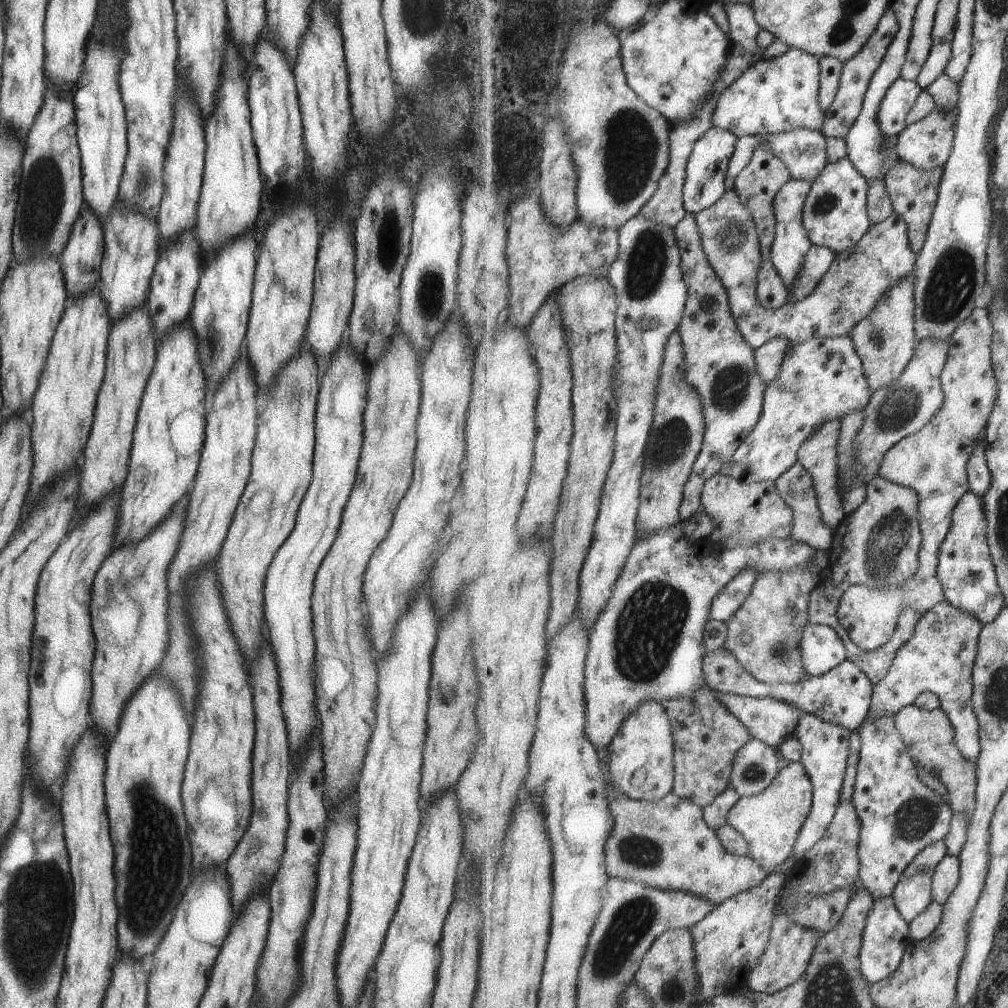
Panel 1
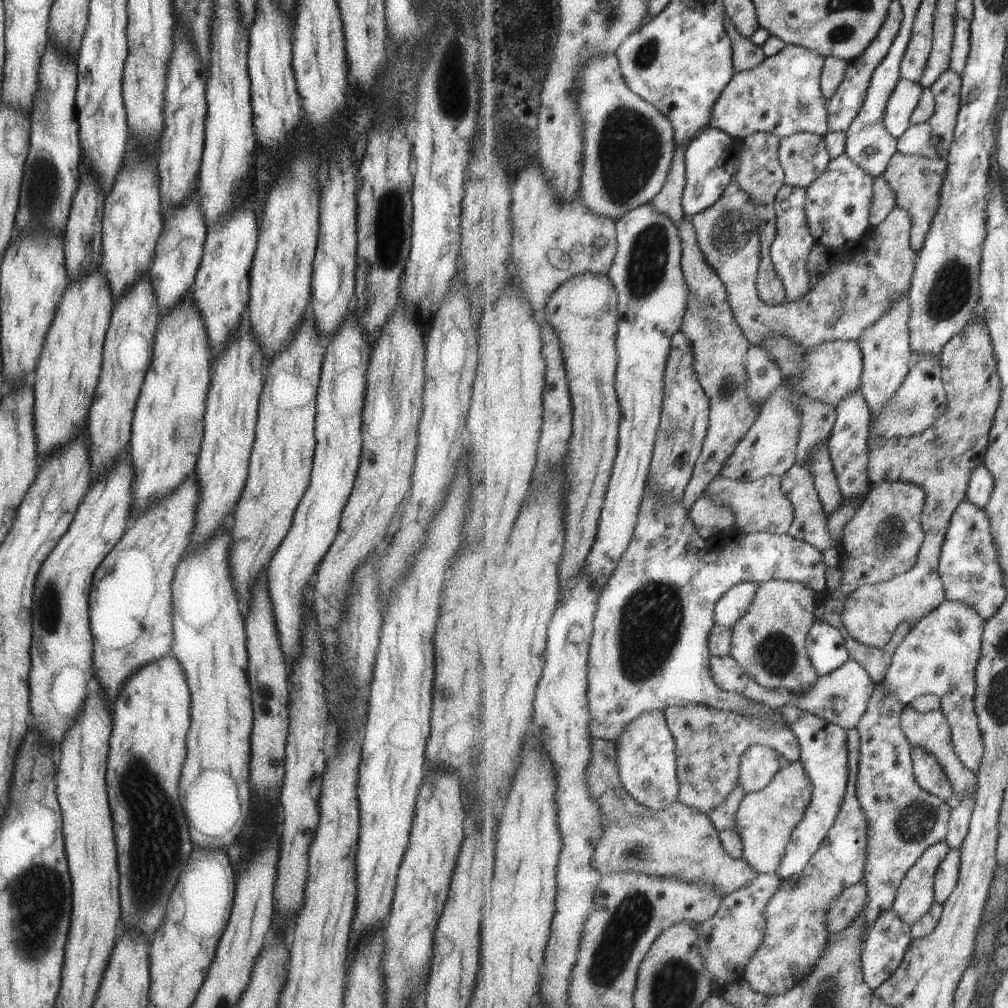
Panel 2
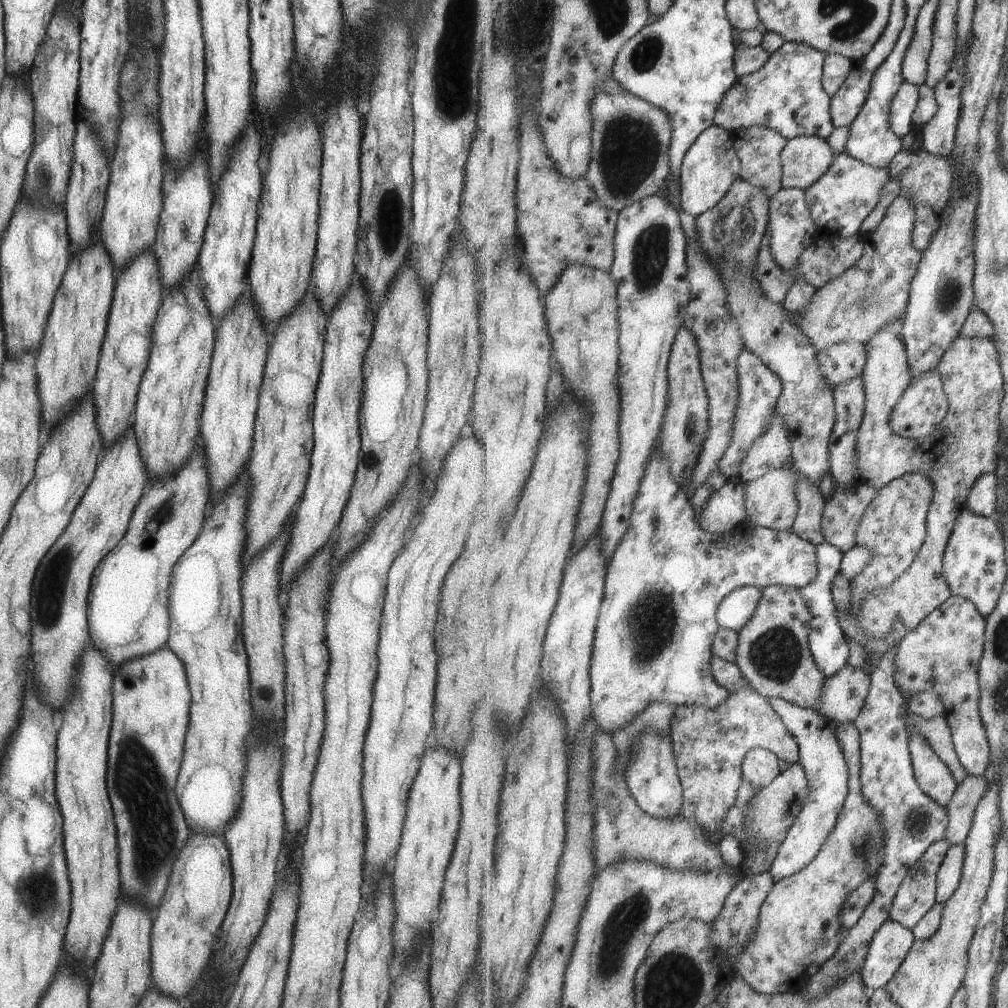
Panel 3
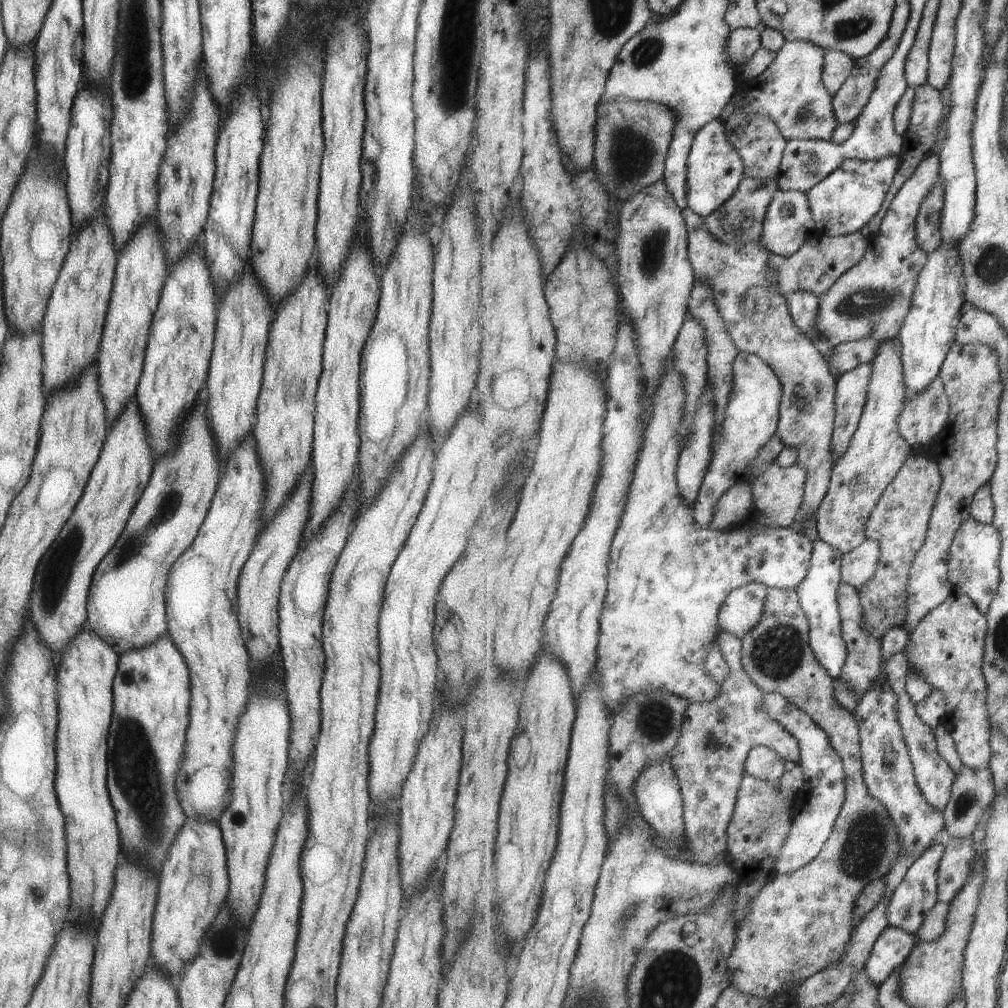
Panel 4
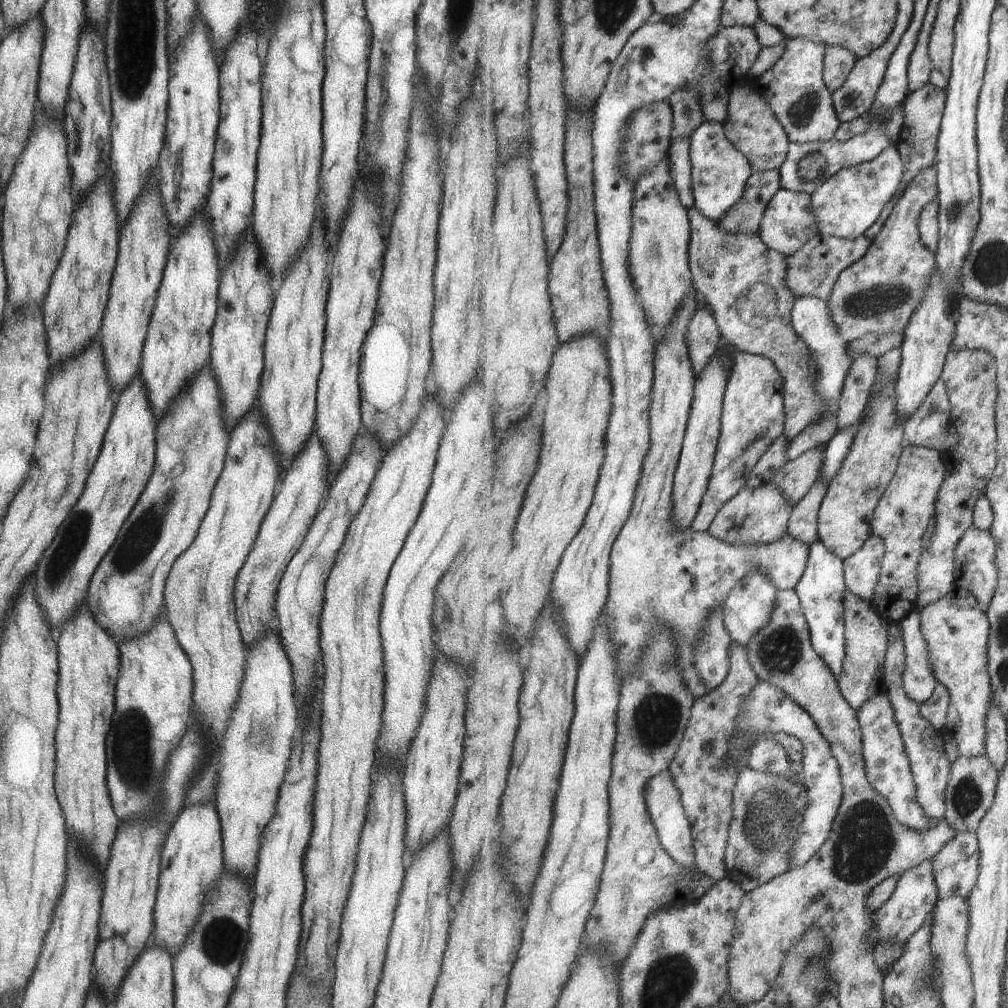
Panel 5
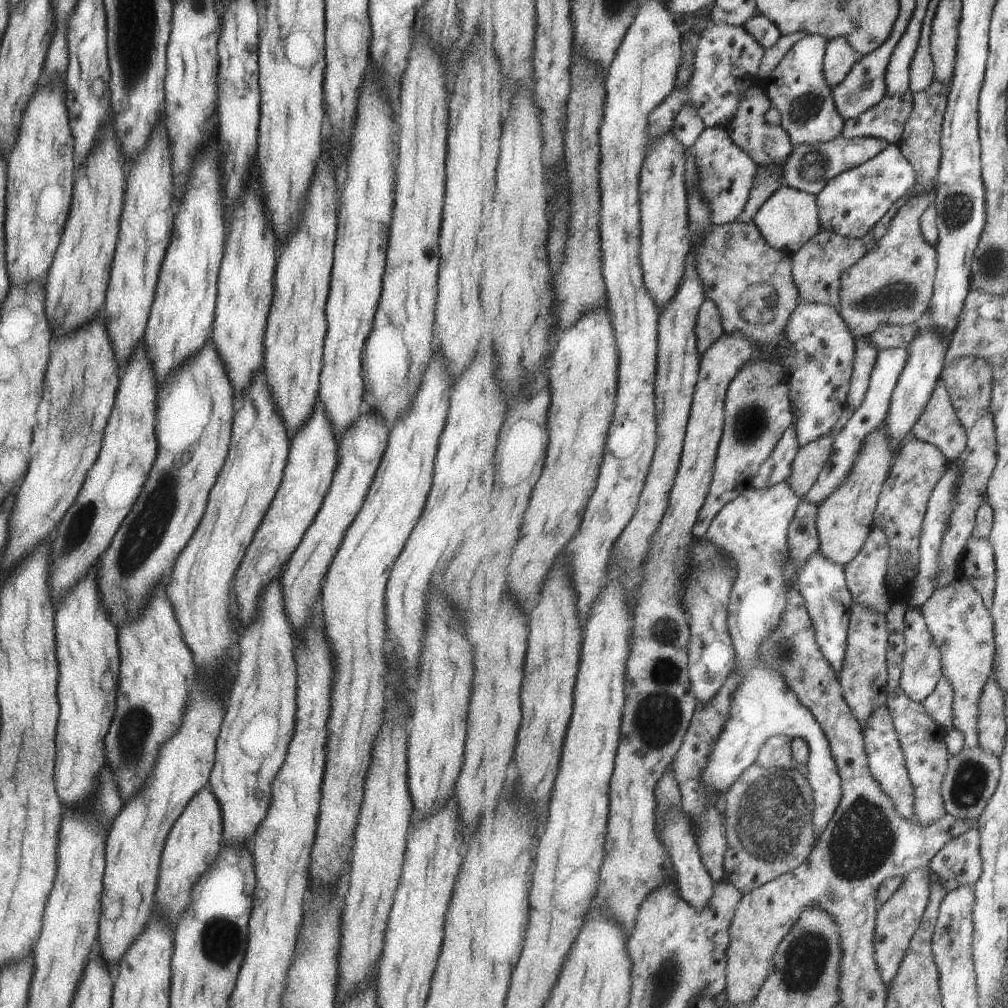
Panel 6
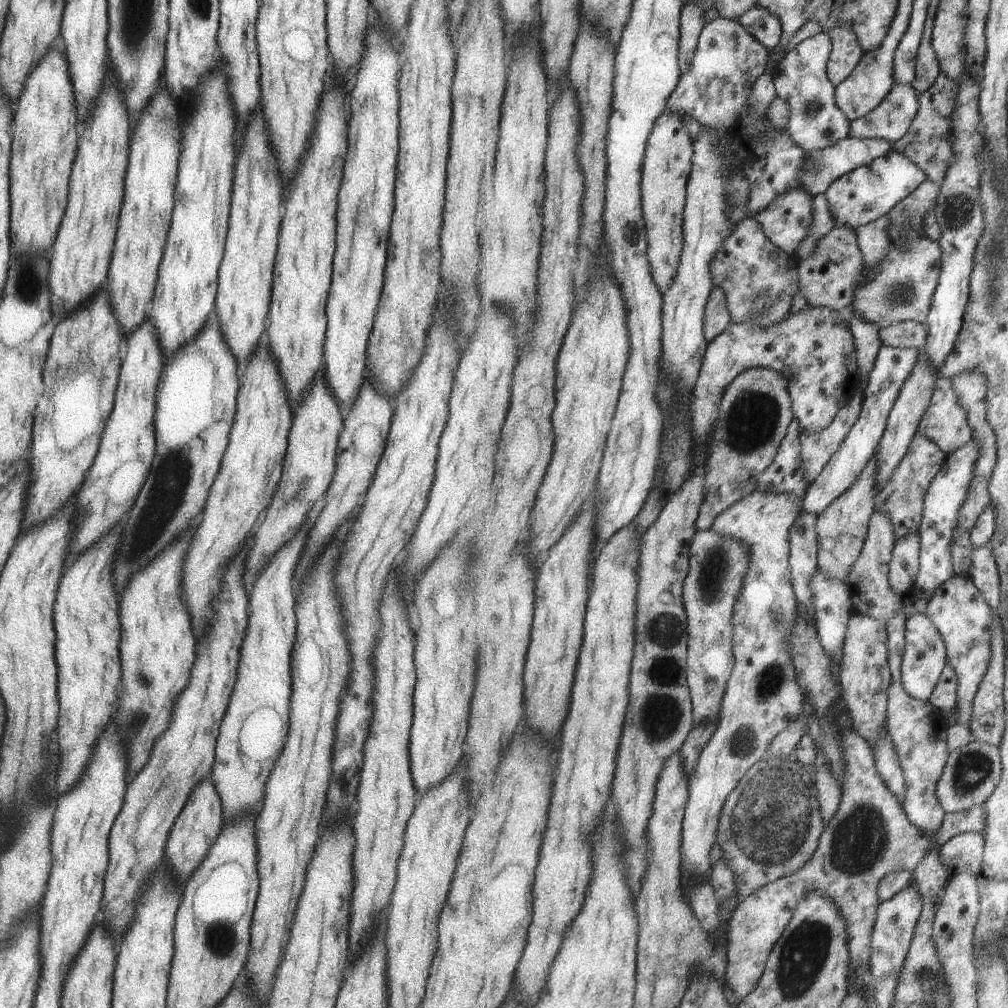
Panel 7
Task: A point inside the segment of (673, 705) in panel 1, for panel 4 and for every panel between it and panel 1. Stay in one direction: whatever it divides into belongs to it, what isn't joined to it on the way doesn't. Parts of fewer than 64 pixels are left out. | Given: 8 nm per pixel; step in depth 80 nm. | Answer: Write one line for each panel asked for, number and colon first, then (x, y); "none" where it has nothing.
2: (710, 743)
3: (710, 744)
4: (709, 759)

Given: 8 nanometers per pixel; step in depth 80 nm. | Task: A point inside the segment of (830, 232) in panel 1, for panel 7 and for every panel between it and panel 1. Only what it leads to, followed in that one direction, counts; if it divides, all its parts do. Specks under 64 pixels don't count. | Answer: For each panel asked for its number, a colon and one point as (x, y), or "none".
2: (838, 203)
3: (840, 201)
4: (843, 203)
5: (846, 205)
6: (851, 204)
7: (862, 197)

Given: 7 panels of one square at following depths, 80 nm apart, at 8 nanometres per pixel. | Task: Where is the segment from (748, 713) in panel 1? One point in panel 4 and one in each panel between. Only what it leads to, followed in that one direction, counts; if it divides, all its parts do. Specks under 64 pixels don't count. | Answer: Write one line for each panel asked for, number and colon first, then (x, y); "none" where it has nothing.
2: (650, 649)
3: (665, 582)
4: (668, 579)

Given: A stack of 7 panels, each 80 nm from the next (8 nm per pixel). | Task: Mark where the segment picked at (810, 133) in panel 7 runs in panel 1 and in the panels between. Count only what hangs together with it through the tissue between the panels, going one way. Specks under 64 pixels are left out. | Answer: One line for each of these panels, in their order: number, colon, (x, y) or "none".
1: (778, 95)
2: (783, 95)
3: (787, 95)
4: (791, 92)
5: (794, 88)
6: (798, 88)

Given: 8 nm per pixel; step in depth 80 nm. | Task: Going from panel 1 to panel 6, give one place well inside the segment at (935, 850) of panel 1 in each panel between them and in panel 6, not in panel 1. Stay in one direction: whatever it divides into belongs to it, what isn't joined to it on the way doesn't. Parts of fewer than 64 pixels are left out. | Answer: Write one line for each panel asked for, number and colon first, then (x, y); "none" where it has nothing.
2: (916, 895)
3: (917, 896)
4: (915, 898)
5: (913, 903)
6: (898, 919)

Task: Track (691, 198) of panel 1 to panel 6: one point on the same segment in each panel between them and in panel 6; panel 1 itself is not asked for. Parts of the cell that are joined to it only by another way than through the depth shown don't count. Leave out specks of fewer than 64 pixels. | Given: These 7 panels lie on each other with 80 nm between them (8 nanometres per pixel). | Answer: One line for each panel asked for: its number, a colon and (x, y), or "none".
2: (710, 169)
3: (711, 166)
4: (715, 169)
5: (721, 171)
6: (727, 173)

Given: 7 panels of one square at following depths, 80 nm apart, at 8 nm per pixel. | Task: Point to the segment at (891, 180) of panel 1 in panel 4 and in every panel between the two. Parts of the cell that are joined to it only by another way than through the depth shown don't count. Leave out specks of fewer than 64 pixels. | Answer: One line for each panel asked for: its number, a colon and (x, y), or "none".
2: (917, 181)
3: (926, 179)
4: (929, 223)

